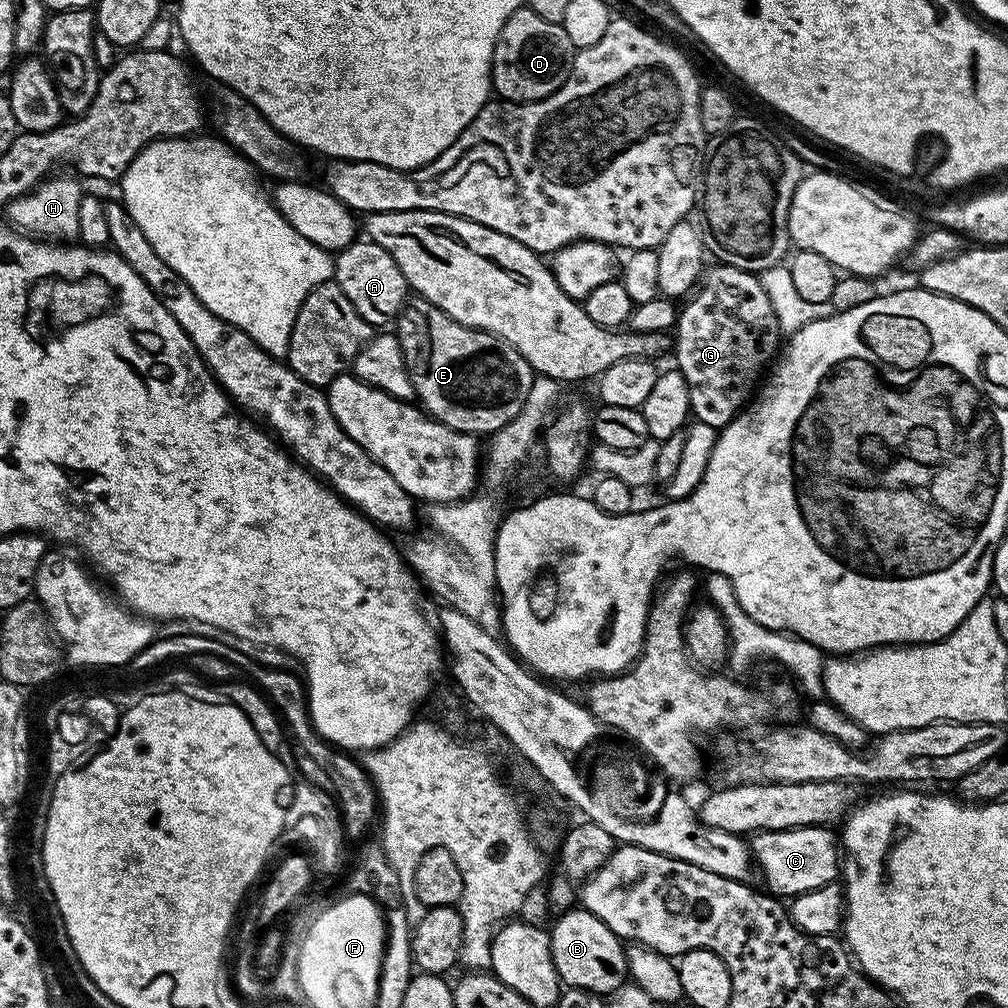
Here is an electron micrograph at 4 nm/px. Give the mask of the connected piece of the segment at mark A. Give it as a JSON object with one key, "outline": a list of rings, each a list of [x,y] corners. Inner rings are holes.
{"outline":[[[367,238],[340,249],[334,260],[334,283],[346,298],[350,298],[350,302],[354,302],[354,310],[358,310],[358,314],[373,326],[391,325],[410,296],[402,270],[398,270],[398,262],[394,262],[385,248]]]}

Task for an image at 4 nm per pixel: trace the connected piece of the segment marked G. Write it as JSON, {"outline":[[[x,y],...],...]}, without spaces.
{"outline":[[[717,263],[715,267],[709,267],[703,273],[698,291],[687,301],[689,304],[685,308],[679,309],[674,329],[674,352],[676,348],[675,367],[682,378],[686,378],[691,415],[699,423],[719,430],[725,428],[753,399],[766,369],[773,363],[781,347],[782,333],[774,314],[774,306],[770,306],[770,298],[766,298],[766,290],[762,290],[760,285],[759,275],[738,270],[729,264]]]}

